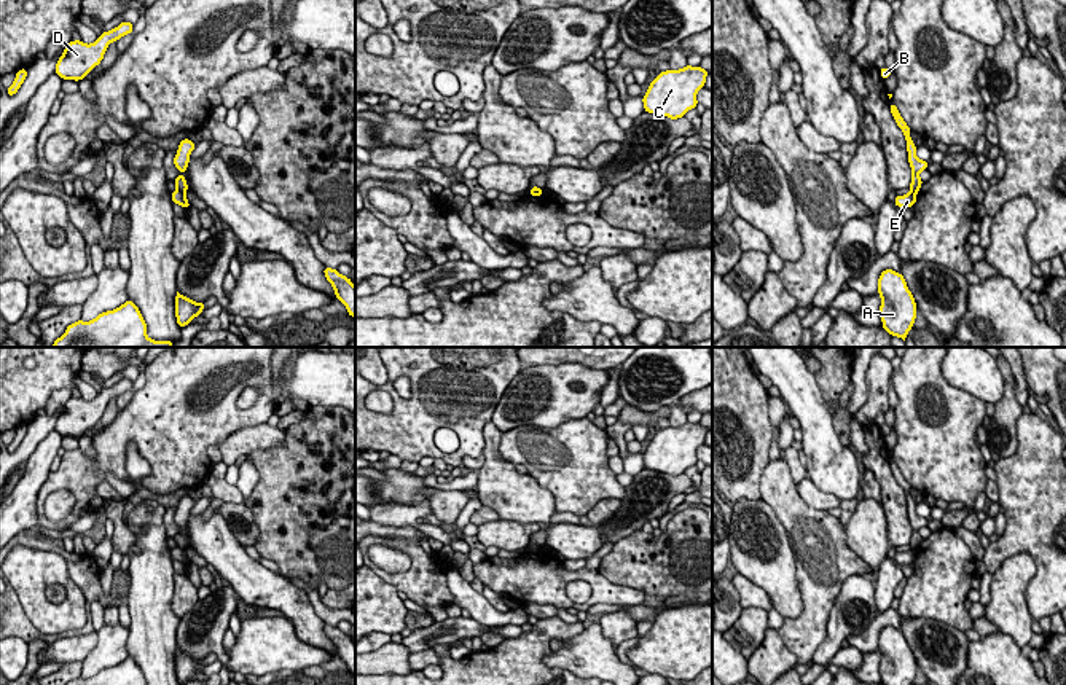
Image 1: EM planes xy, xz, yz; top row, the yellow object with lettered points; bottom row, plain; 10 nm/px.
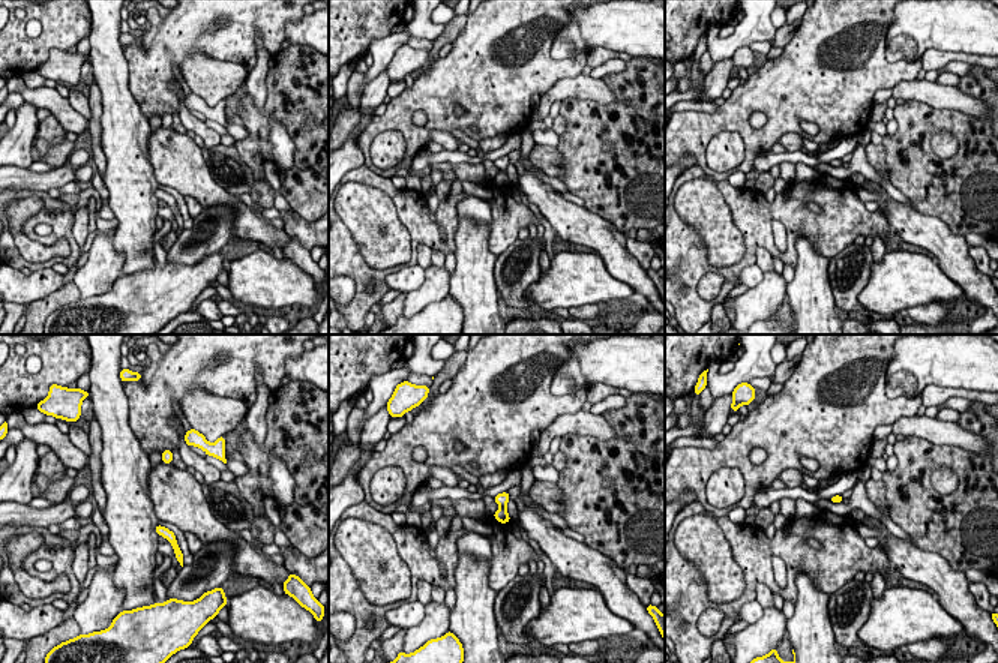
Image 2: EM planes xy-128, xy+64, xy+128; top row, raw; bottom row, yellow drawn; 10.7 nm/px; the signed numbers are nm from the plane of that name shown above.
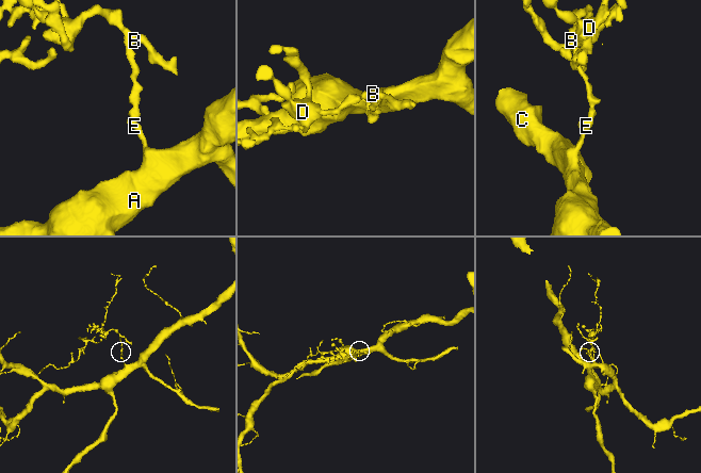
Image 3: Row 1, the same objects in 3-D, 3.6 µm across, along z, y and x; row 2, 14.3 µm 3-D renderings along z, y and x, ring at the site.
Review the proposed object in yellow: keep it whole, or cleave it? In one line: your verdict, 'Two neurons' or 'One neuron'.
Two neurons

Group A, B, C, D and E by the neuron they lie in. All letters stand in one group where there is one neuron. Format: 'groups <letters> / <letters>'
groups A C E / B D

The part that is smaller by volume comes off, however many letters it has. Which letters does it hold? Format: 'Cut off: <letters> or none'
Cut off: B, D

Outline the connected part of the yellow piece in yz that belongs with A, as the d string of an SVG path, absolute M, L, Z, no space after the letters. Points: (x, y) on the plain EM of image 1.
M886 626L878 636L881 653L880 672L883 685L913 685L916 660L902 631Z

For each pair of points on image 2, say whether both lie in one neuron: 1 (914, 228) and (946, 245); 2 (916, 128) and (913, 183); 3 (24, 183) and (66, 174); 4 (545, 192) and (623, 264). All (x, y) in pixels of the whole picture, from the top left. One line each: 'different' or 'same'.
1: same
2: same
3: same
4: same

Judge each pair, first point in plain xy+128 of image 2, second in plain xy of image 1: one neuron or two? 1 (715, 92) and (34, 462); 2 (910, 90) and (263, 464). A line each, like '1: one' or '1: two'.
1: one
2: two

